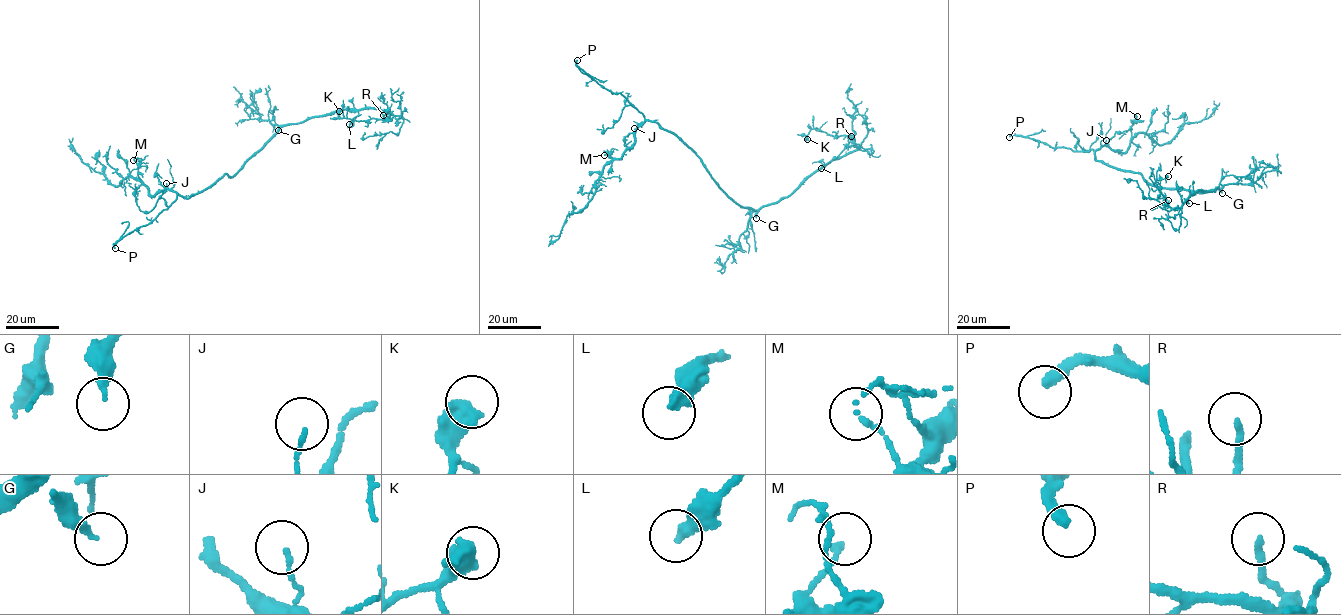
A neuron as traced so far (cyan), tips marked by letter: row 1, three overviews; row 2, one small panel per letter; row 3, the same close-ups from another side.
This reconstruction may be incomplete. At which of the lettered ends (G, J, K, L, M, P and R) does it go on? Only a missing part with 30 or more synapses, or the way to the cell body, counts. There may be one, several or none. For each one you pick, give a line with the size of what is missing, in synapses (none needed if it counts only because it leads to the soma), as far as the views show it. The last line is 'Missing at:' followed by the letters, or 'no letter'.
R: 30 synapses
Missing at: P, R

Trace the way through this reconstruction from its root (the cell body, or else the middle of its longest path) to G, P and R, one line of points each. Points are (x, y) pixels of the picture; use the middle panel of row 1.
G: (710, 173), (718, 187), (731, 199), (757, 212), (756, 218)
P: (710, 173), (692, 148), (656, 122), (647, 120), (624, 96), (605, 89), (577, 65), (577, 60)
R: (710, 173), (720, 189), (737, 204), (758, 209), (793, 193), (807, 177), (833, 160), (859, 149), (851, 136)

